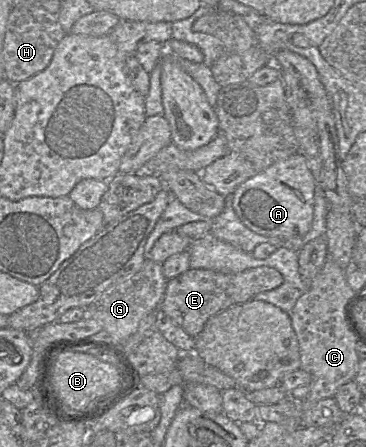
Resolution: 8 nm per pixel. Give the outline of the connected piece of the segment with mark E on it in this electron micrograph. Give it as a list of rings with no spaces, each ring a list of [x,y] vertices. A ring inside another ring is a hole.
[[[272,267],[250,268],[239,273],[223,273],[209,269],[188,269],[179,276],[167,280],[162,310],[188,335],[196,338],[204,329],[207,321],[214,315],[233,305],[252,300],[257,294],[278,288],[283,283],[281,273]]]

